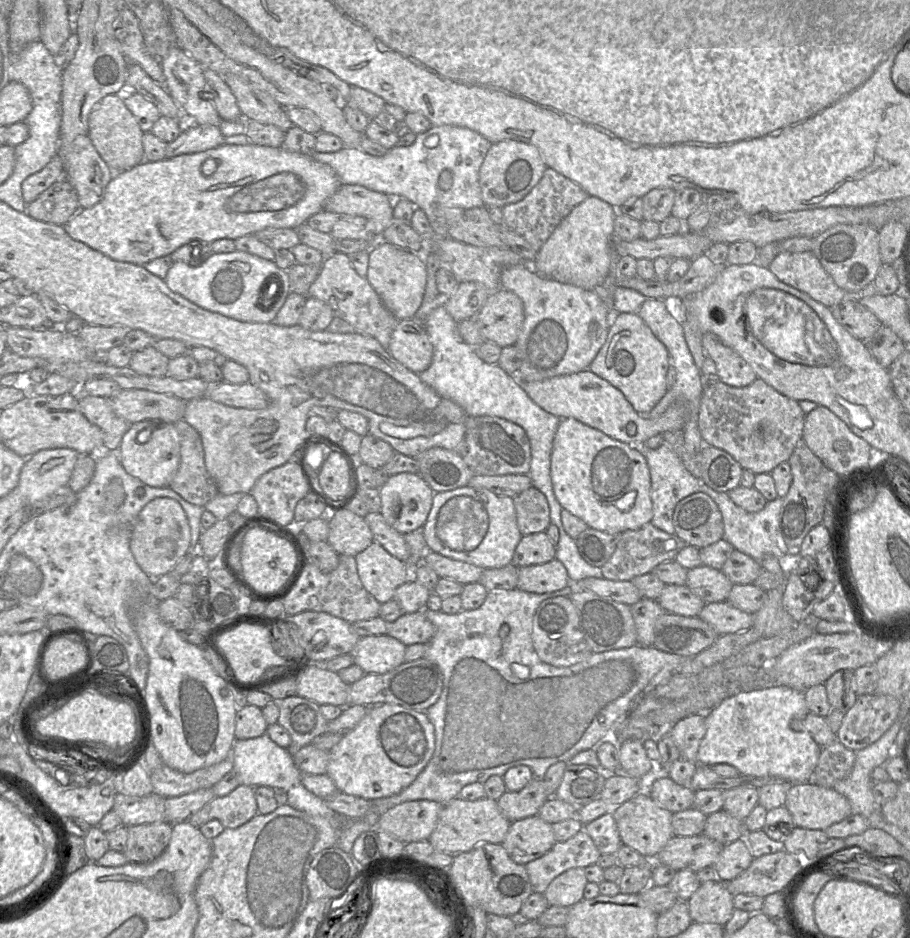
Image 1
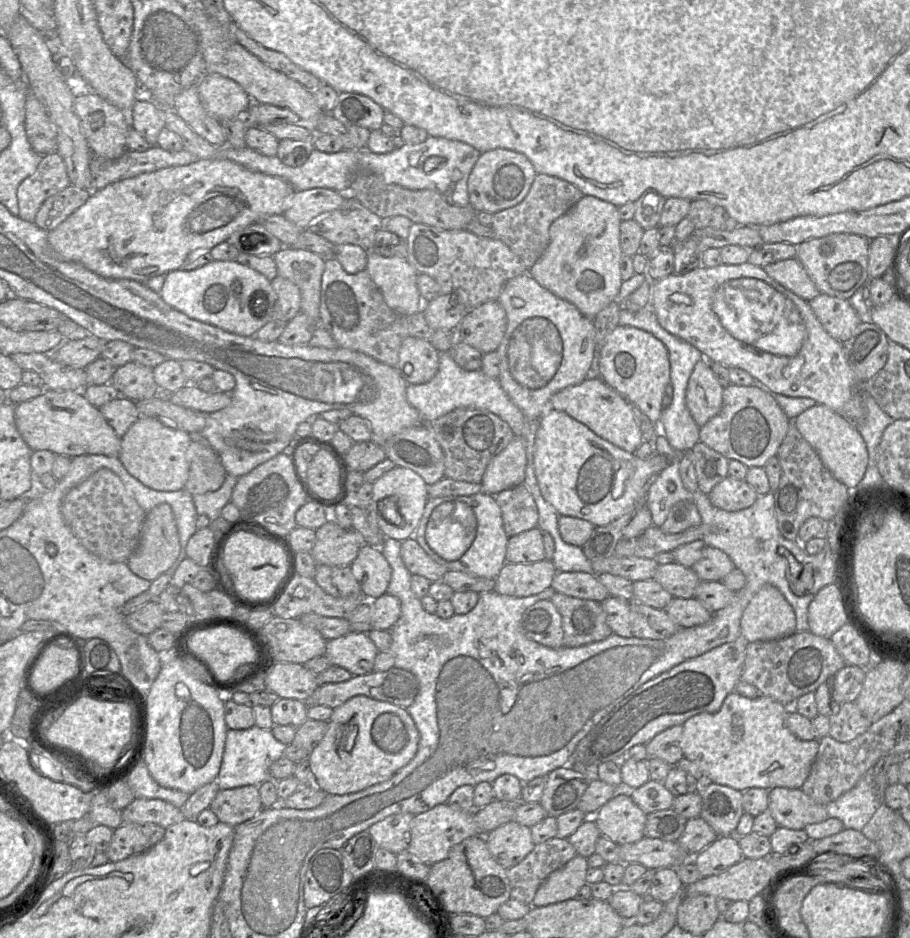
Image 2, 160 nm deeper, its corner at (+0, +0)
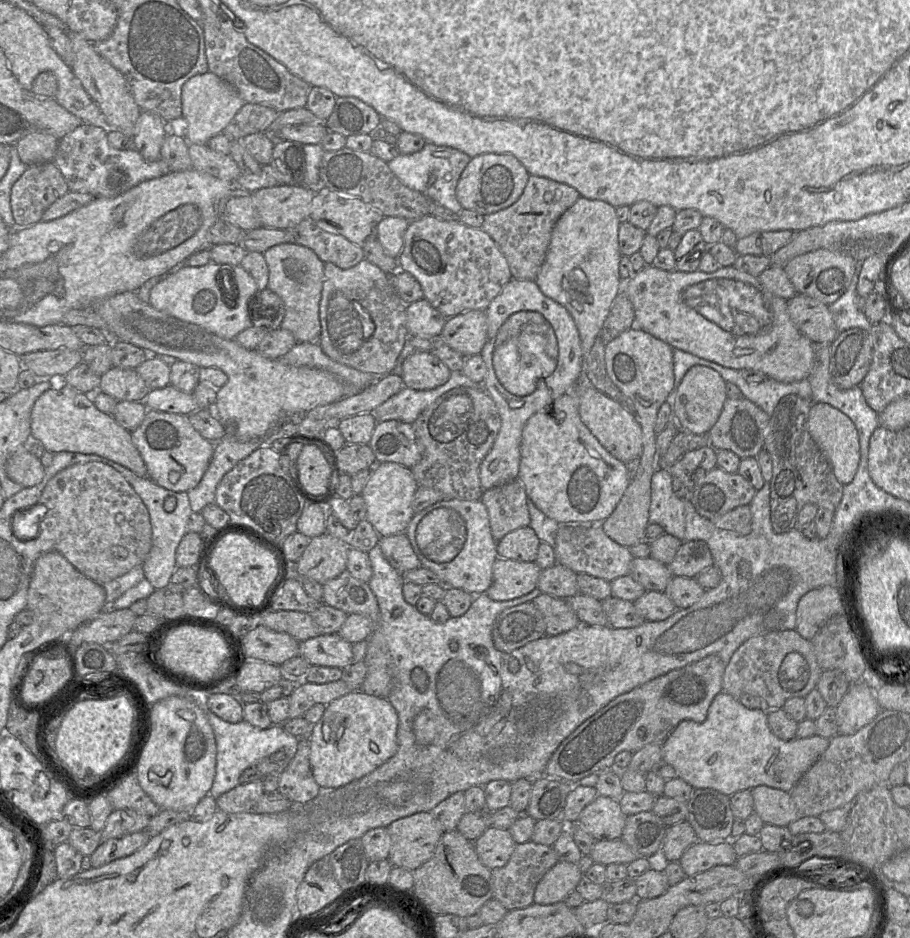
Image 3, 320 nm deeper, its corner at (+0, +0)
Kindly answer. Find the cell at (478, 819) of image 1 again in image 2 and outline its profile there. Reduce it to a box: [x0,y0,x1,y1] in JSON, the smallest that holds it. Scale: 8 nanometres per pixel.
[406,803,479,867]

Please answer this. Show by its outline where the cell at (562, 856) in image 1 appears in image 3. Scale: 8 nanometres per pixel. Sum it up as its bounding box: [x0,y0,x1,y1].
[491,841,559,911]

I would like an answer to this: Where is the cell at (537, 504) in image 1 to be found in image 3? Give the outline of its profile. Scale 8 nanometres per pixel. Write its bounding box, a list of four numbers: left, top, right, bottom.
[480,480,530,541]

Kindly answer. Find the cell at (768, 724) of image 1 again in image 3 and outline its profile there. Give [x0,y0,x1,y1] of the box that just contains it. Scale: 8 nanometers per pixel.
[662,691,829,796]

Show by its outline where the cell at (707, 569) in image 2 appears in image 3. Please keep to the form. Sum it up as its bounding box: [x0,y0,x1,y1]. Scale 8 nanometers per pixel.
[666,541,714,578]

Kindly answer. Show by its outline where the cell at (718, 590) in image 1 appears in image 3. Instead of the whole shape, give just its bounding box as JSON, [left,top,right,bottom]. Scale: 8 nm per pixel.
[629,558,673,592]

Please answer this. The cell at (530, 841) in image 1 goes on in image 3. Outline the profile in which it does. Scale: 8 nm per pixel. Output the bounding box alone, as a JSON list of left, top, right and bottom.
[473,827,516,870]

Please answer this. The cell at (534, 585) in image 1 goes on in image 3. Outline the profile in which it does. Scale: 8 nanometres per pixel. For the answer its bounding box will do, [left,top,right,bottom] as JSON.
[485,557,542,601]

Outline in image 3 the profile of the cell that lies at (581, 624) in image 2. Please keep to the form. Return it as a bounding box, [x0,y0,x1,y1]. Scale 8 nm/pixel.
[531,593,581,636]

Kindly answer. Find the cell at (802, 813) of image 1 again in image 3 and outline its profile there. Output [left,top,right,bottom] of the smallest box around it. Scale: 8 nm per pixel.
[751,785,808,827]

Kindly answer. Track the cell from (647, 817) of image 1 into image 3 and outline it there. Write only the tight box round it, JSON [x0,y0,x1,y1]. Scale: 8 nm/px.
[577,795,626,840]

